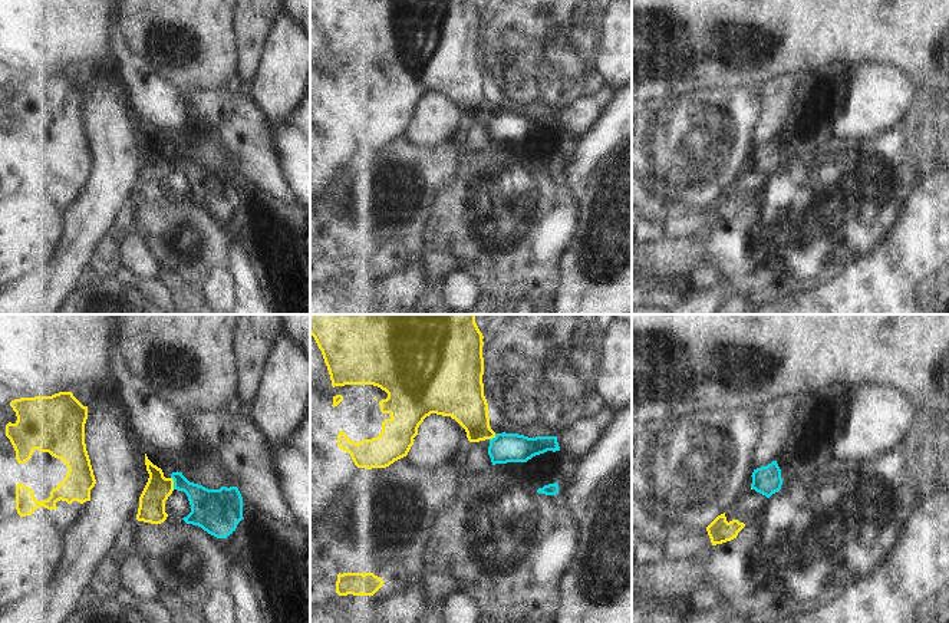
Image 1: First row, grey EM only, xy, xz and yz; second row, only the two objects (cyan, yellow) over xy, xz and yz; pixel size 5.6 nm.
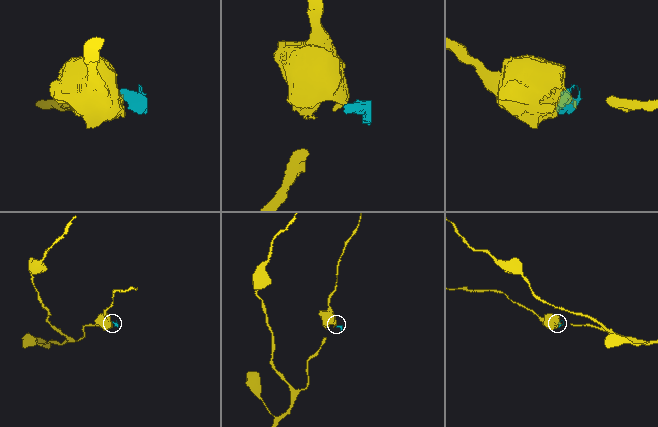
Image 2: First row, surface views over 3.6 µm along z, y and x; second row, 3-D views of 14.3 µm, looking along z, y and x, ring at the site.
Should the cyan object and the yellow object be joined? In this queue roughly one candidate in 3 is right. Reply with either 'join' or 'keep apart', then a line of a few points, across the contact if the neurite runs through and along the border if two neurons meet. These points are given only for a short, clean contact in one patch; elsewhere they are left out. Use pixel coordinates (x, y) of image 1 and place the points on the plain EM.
keep apart; line xy (171, 155), (174, 167)

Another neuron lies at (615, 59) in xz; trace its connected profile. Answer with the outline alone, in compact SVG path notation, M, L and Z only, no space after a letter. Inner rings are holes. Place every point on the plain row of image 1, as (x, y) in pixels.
M614 0L607 10L599 72L619 90L632 83L632 0Z

